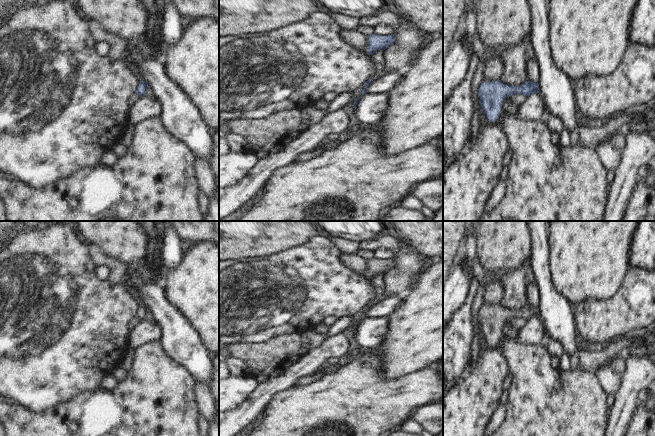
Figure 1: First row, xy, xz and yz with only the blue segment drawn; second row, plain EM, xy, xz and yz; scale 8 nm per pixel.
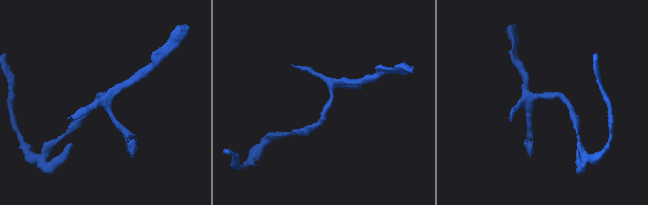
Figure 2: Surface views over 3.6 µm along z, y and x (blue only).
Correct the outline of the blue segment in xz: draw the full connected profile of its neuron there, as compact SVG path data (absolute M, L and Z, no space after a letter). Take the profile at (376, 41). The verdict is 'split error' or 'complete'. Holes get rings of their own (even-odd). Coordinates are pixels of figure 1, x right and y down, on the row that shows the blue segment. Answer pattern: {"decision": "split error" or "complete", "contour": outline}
{"decision": "complete", "contour": "M372 34L369 36L369 45L367 53L371 55L377 49L385 50L389 45L395 42L395 34L388 36L380 36L378 34Z"}

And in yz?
{"decision": "complete", "contour": "M500 81L482 82L478 91L481 106L490 121L496 121L500 115L503 101L512 94L530 96L539 93L539 83L526 81L521 86L505 85Z"}

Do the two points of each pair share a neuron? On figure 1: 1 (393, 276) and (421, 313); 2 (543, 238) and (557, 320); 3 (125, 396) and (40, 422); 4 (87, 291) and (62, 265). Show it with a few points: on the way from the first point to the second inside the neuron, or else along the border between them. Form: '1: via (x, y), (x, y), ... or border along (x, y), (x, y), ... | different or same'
1: border along (421, 273), (418, 281), (411, 289) | different
2: via (541, 258), (541, 273), (551, 300) | same
3: via (104, 417), (98, 423), (61, 424) | same
4: via (81, 285), (67, 271) | same

